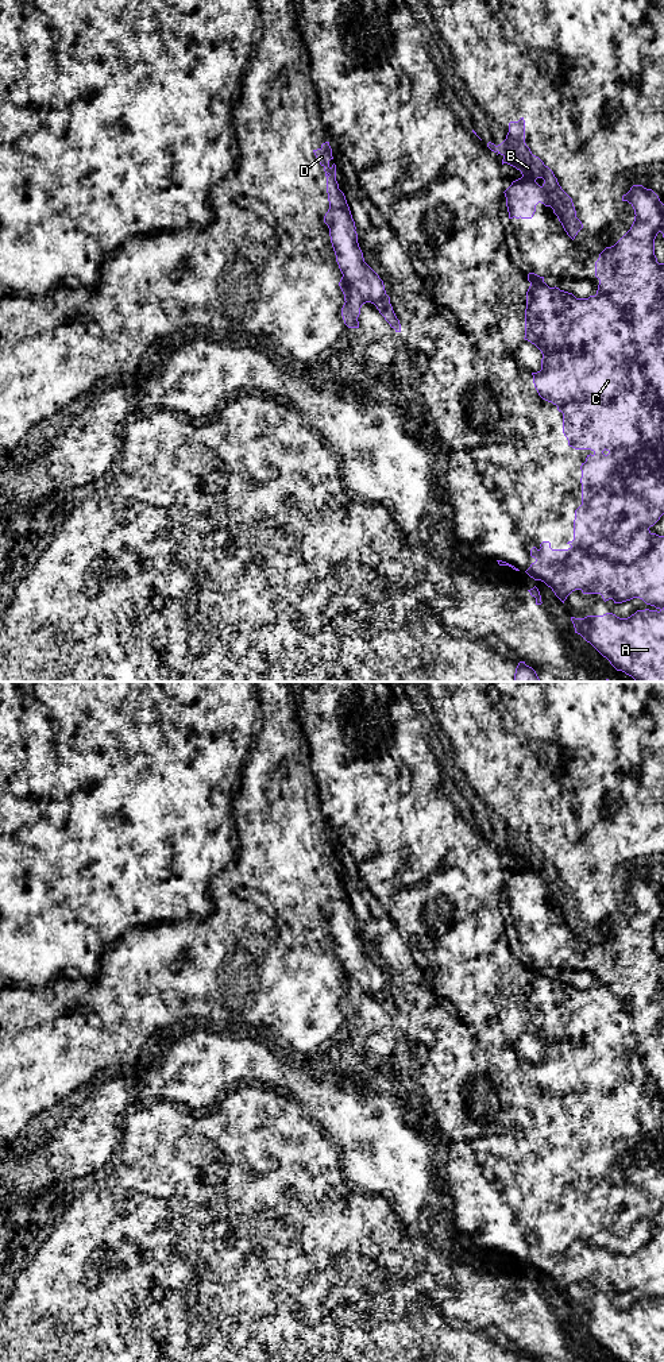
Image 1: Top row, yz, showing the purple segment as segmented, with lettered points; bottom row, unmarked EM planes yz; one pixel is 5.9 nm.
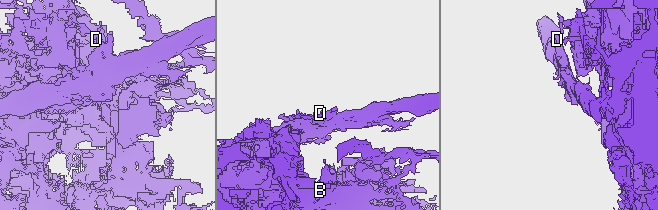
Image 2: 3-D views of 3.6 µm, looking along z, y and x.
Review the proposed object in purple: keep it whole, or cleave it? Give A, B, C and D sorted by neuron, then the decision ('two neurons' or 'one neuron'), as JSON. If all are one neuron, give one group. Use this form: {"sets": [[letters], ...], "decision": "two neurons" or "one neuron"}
{"sets": [["A", "B", "C"], ["D"]], "decision": "two neurons"}

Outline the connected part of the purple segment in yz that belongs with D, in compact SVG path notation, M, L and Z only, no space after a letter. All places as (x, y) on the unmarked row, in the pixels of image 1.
M329 833L323 834L313 844L324 859L327 868L329 900L324 907L324 914L329 919L336 953L343 965L339 973L345 992L341 1007L348 1019L359 1019L358 1008L362 996L366 993L375 995L382 991L386 985L385 976L379 966L364 953L358 934L355 912L345 887L336 872L336 856L329 856L329 852L333 850Z

